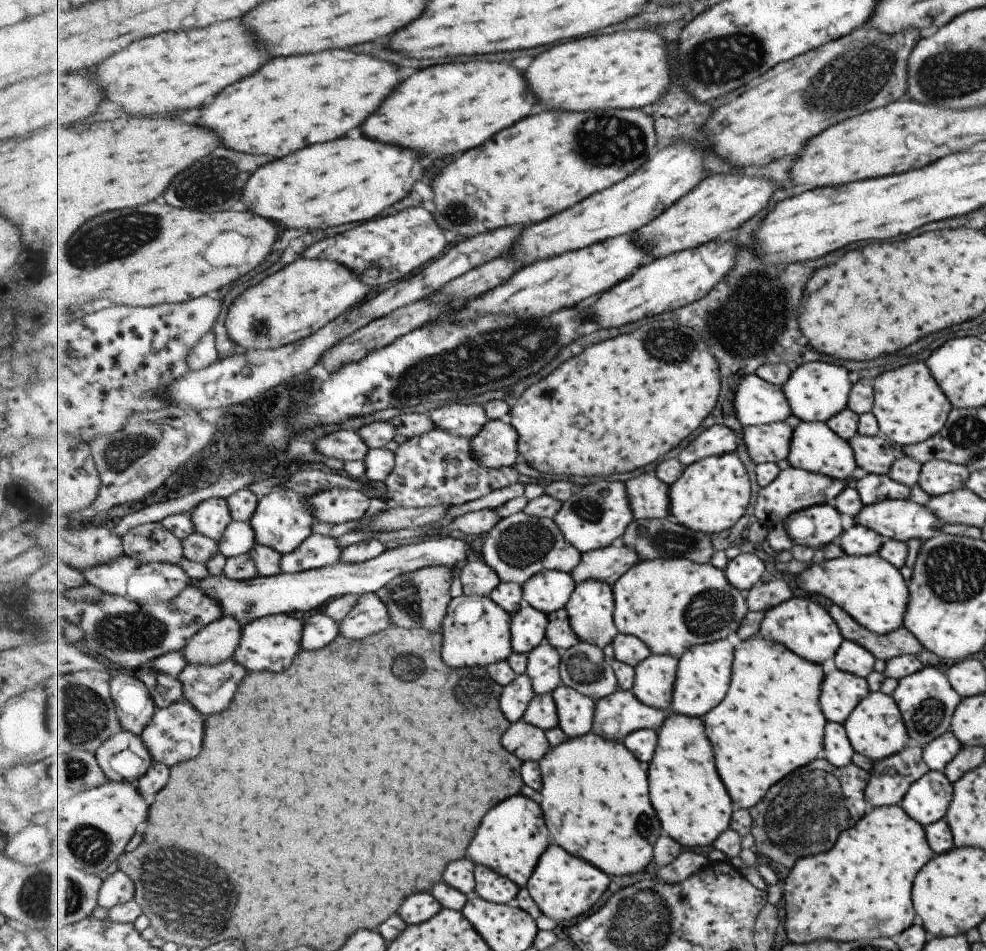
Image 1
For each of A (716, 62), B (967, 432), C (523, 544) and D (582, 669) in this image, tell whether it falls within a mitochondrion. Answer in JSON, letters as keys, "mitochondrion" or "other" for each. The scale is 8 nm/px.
{"A":"mitochondrion","B":"mitochondrion","C":"mitochondrion","D":"mitochondrion"}

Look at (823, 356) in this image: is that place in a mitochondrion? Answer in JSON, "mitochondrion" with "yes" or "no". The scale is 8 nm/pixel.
{"mitochondrion":"no"}

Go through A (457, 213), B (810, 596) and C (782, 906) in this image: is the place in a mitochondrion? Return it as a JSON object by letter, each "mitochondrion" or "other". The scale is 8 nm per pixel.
{"A":"mitochondrion","B":"other","C":"other"}

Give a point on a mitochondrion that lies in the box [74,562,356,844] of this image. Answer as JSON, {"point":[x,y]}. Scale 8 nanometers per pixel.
{"point":[131,631]}

